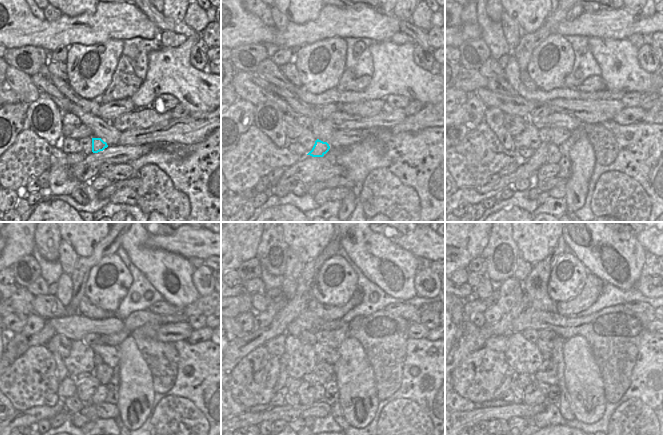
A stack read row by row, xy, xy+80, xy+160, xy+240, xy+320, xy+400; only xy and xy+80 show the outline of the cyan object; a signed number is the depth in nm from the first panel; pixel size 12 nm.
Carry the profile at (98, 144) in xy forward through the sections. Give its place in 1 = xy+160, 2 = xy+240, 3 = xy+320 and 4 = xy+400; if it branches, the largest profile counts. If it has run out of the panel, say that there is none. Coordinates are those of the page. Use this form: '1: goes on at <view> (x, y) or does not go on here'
1: goes on at xy+160 (539, 158)
2: goes on at xy+240 (85, 389)
3: goes on at xy+320 (307, 392)
4: goes on at xy+400 (532, 395)

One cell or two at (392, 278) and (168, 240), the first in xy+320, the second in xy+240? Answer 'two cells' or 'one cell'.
two cells

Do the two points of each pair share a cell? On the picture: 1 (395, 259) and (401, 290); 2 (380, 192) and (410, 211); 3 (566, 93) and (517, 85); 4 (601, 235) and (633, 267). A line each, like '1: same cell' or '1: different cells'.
1: same cell
2: same cell
3: same cell
4: same cell

